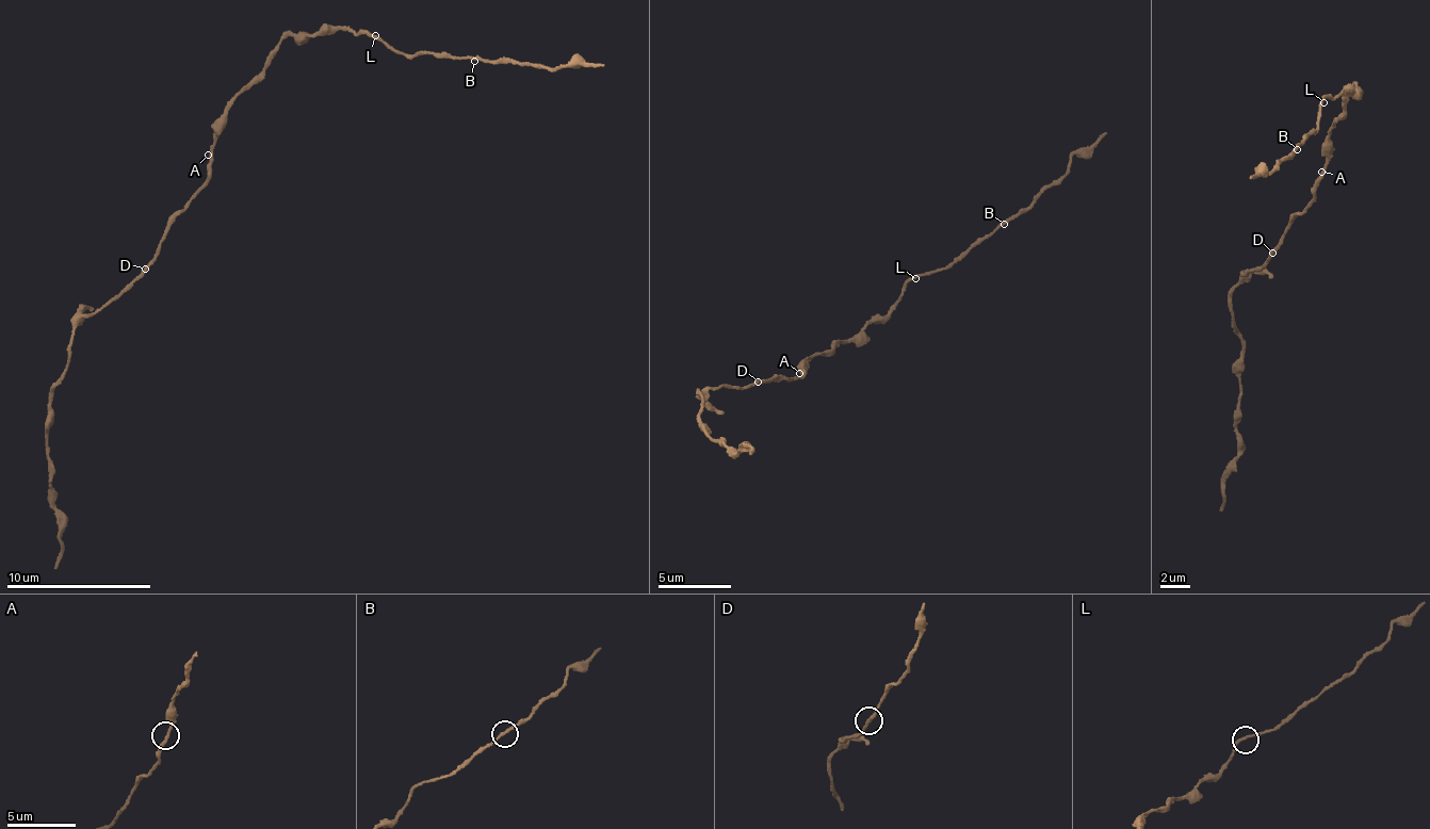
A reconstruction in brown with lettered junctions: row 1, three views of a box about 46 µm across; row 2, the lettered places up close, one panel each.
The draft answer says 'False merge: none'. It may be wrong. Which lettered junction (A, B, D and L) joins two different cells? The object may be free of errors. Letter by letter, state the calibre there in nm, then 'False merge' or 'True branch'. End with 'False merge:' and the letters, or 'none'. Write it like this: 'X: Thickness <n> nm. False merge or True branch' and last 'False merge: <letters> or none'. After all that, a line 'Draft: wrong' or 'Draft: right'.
A: Thickness 220 nm. True branch
B: Thickness 190 nm. True branch
D: Thickness 200 nm. False merge
L: Thickness 200 nm. True branch
False merge: D
Draft: wrong

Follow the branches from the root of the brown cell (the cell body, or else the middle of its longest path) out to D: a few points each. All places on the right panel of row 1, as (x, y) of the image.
D: (1322, 176), (1311, 200), (1270, 253)

